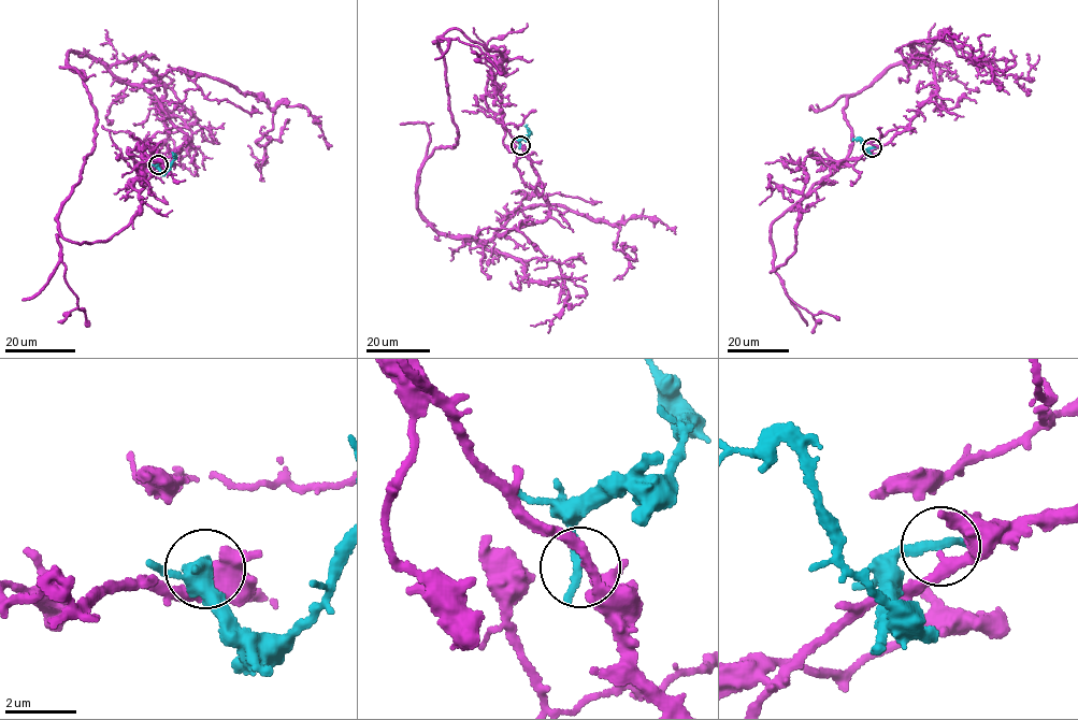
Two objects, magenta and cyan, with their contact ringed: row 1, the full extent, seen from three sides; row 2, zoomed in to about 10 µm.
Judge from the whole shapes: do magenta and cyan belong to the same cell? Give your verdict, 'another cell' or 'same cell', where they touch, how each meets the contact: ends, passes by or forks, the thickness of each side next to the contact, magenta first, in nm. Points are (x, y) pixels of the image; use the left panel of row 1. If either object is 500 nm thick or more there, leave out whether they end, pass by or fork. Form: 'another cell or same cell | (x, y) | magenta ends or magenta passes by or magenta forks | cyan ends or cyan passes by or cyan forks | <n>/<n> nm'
another cell | (158, 164) | magenta passes by | cyan ends | 240/320 nm

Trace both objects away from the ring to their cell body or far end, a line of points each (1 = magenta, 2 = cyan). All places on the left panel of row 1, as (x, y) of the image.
1: (157, 166), (189, 140), (111, 66), (141, 60), (159, 77), (190, 146), (174, 148), (153, 114)
2: (157, 164), (166, 171), (174, 155), (172, 152)

